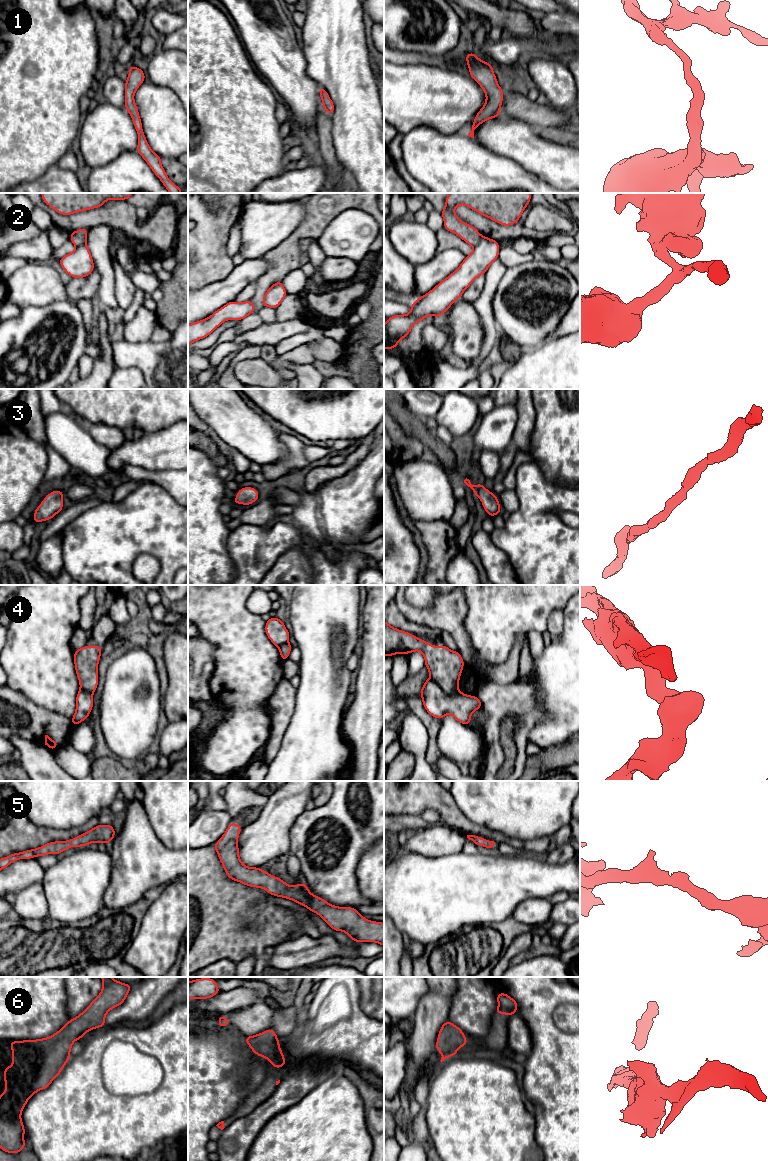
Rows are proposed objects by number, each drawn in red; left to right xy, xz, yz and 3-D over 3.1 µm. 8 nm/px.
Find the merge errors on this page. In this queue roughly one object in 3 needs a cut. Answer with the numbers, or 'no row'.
2, 4

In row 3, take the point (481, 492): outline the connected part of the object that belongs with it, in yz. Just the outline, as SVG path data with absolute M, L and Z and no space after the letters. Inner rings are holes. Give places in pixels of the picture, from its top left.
M467 476L463 477L463 482L465 487L469 487L475 493L475 496L477 496L481 500L483 508L489 516L494 517L495 515L501 513L502 509L499 505L497 496L487 490L481 482L472 487L471 480Z

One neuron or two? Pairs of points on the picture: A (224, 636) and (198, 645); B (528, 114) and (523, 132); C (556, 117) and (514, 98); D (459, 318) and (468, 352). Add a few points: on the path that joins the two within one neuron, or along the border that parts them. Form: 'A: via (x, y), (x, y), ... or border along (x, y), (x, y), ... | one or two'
A: border along (198, 633), (213, 645), (214, 662) | two
B: border along (504, 114), (522, 119), (534, 127) | two
C: via (546, 116), (524, 108) | one
D: via (464, 326), (468, 336), (468, 344) | one

